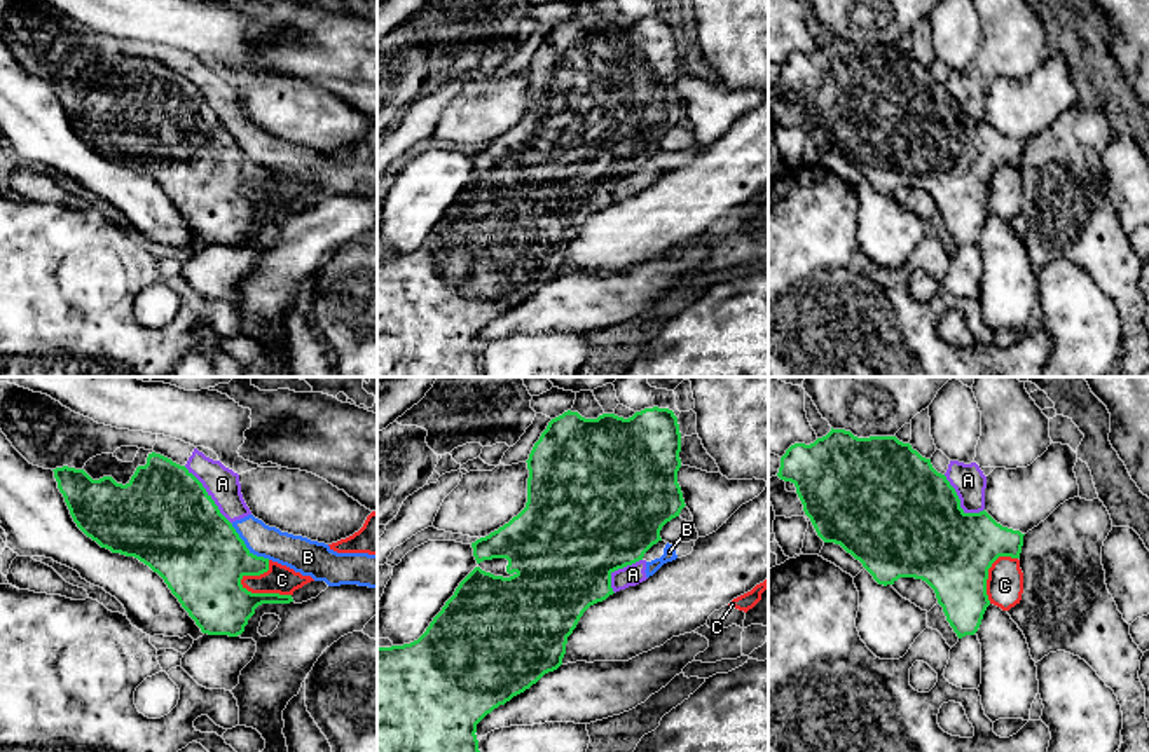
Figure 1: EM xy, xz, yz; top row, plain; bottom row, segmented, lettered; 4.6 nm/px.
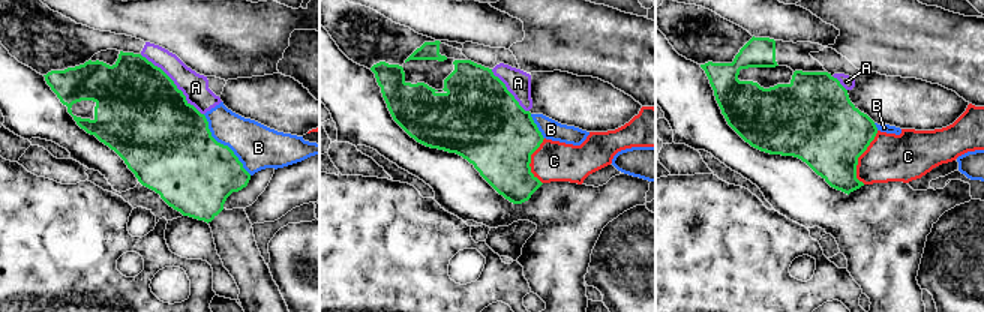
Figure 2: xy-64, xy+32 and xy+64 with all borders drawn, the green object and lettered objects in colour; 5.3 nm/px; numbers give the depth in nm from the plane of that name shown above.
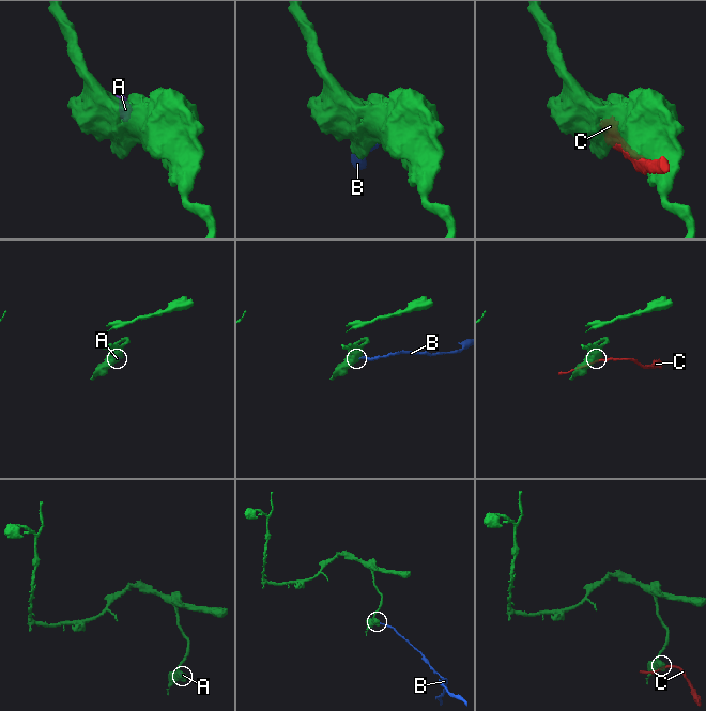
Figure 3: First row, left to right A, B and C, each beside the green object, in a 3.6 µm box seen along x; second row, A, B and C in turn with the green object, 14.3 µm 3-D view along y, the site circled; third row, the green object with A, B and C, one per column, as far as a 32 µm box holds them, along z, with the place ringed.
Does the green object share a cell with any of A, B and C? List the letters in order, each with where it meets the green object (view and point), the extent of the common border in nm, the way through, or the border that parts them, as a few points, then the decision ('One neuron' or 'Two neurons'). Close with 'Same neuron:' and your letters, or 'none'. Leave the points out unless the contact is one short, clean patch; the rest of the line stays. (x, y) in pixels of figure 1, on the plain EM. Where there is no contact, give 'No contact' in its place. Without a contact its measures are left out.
A: Touches green at xy (208, 105). Shared border 340 nm. Two neurons
B: Touches green at xy (245, 156). Shared border 240 nm. Two neurons
C: Touches green at xy (264, 203). Shared border 260 nm. Two neurons
Same neuron: none

